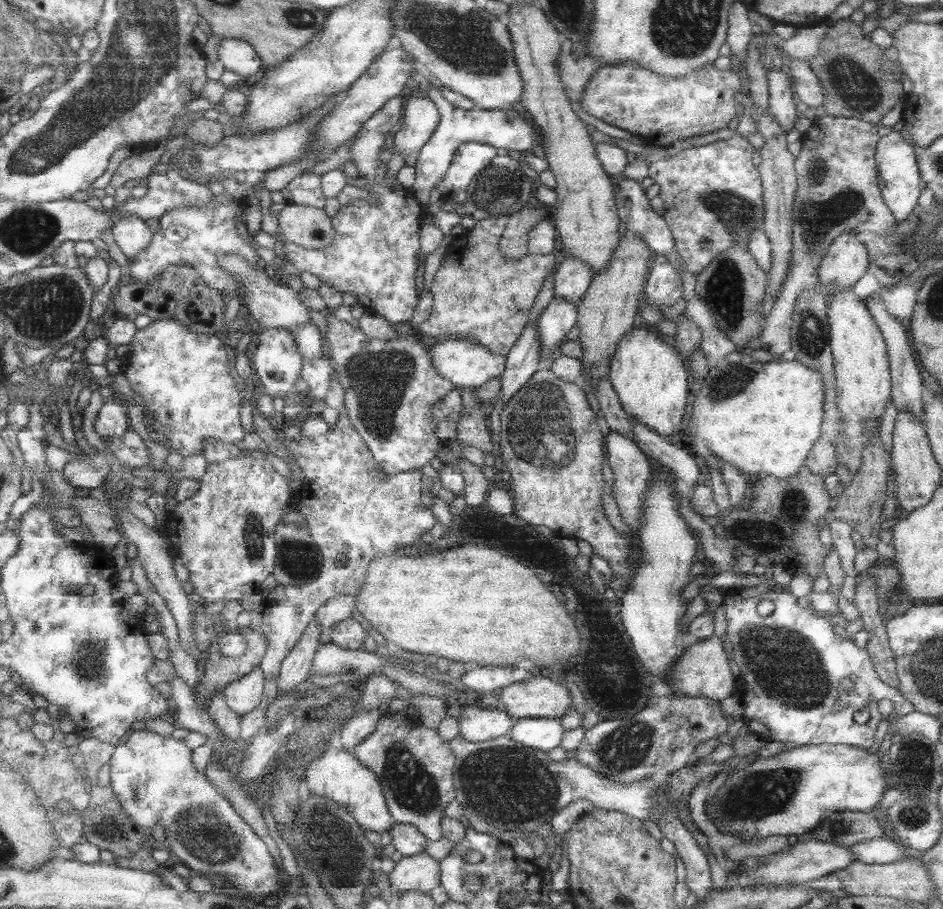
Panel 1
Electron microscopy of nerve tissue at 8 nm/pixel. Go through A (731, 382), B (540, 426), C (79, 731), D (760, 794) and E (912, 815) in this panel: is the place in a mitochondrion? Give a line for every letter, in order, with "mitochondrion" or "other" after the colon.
A: mitochondrion
B: mitochondrion
C: other
D: mitochondrion
E: mitochondrion

